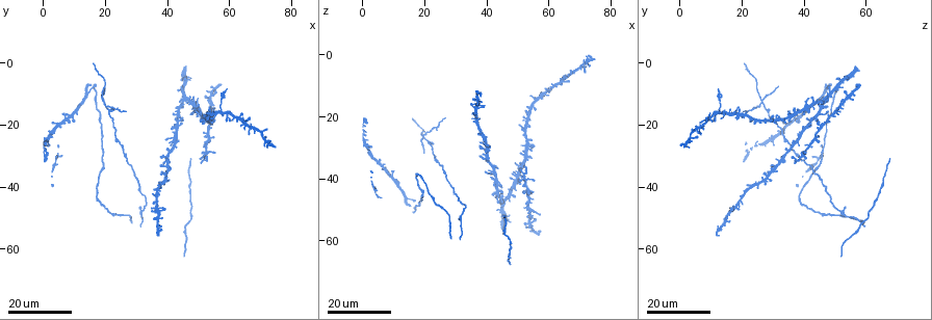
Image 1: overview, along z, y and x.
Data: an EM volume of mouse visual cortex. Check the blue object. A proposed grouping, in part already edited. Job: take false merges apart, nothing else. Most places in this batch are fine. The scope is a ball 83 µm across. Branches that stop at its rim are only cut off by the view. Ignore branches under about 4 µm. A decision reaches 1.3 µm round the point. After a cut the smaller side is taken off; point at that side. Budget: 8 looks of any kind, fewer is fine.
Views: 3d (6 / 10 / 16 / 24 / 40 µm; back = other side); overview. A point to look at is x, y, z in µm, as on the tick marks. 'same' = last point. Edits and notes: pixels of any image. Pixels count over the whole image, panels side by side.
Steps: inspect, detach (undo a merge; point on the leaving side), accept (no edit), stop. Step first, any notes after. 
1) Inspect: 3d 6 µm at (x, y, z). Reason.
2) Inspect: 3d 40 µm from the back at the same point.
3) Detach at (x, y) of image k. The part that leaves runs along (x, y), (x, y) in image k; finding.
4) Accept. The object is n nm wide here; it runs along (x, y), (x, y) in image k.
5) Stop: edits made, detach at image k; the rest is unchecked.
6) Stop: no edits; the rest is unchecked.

Inspect: 3d 16 µm at (8, 19, 37). Looks like a crossing.

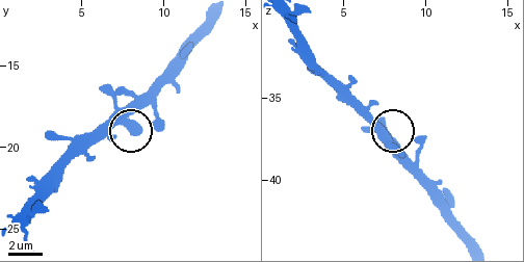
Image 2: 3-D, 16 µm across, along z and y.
Inspect: 3d 6 µm at (7.4, 18.3, 37.5).

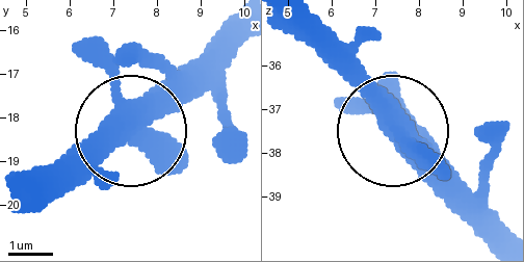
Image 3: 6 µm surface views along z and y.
Accept. The side arm is 12 µm long; it runs along (500, 237), (392, 125), (358, 58), (373, 35) in image 3; one neuron here.

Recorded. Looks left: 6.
Inspect: 3d 16 µm at (19, 12, 27). Looks like a crossing.

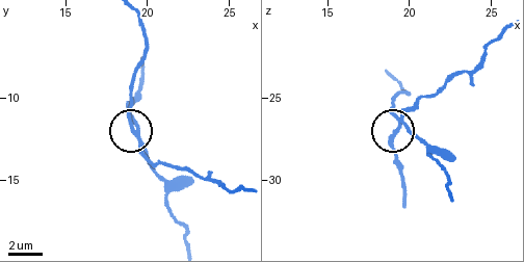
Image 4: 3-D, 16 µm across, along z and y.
Inspect: 3d 10 µm at (19.7, 12.7, 26.2).

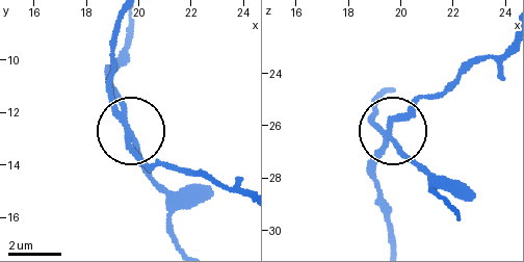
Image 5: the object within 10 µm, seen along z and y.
Inspect: 3d 10 µm from the back at (19.6, 12.7, 26.2).

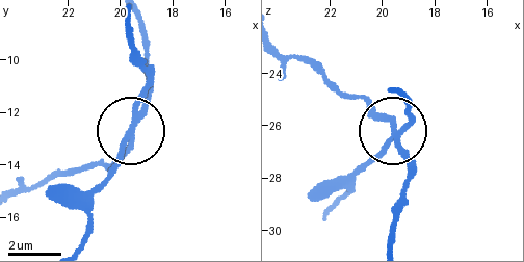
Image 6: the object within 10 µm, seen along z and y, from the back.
Detach at (142, 92) of image 6. The object is 190 nm wide here; the part that leaves runs along (393, 135), (391, 124), (366, 101), (279, 48) in image 6; a second neuron is stuck on.

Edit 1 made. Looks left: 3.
Inspect: 3d 24 µm at (52, 31, 38). Abrupt turn.

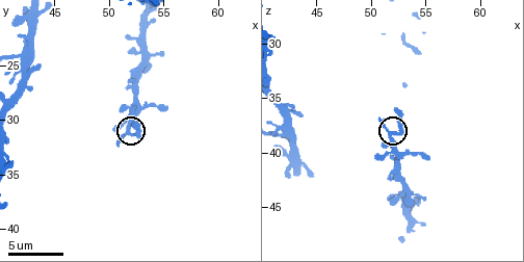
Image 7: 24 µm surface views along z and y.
Inspect: 3d 10 µm at (52.6, 31.6, 37.8).

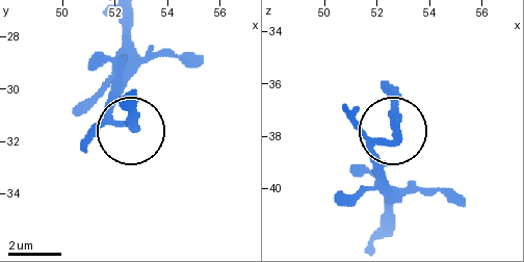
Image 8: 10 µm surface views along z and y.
Inspect: 3d 6 µm at (52.7, 31.4, 37.8). Zoom in.

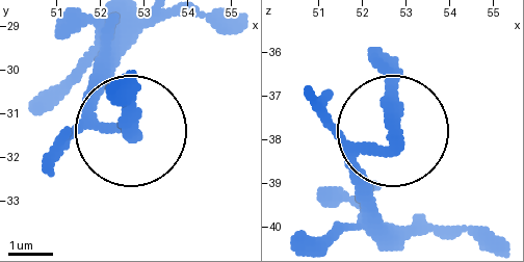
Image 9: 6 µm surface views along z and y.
Accept. The object is 240 nm wide here; all the same neuron.

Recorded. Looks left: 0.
Stop: edits made, detach at image 6; the rest is unchecked.

